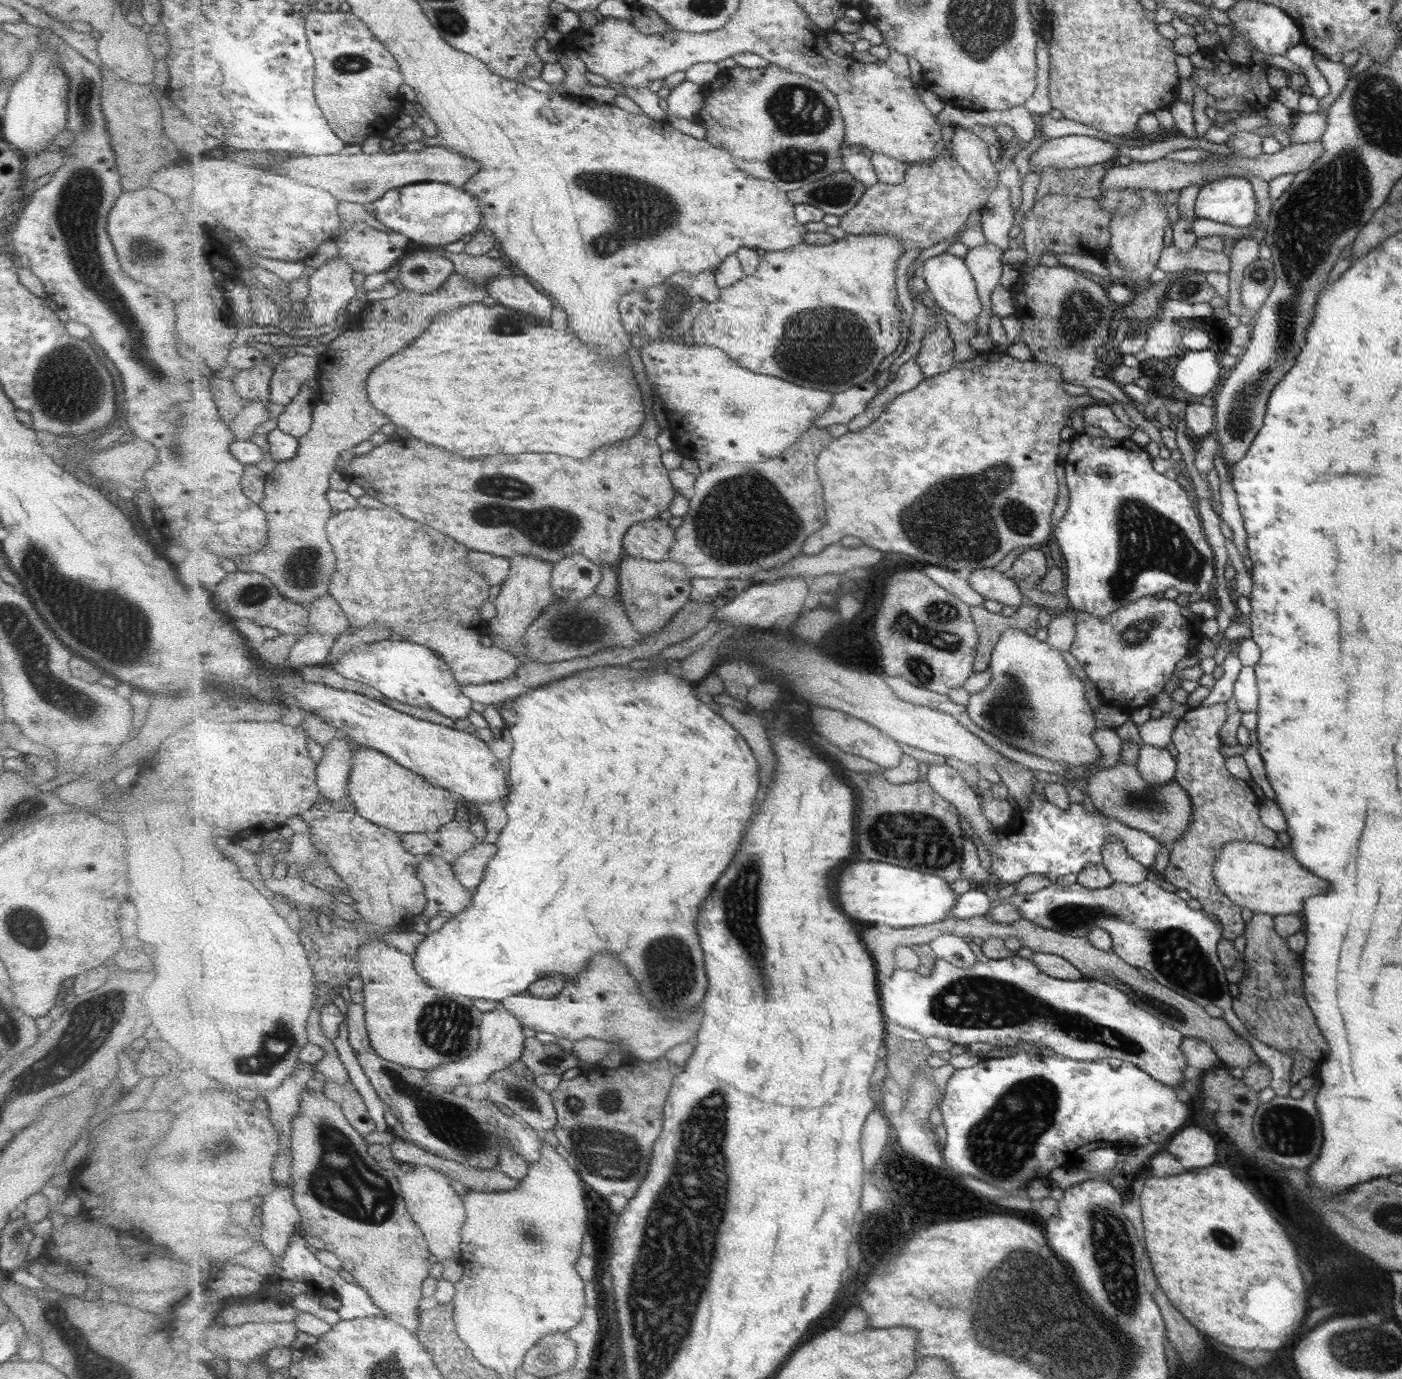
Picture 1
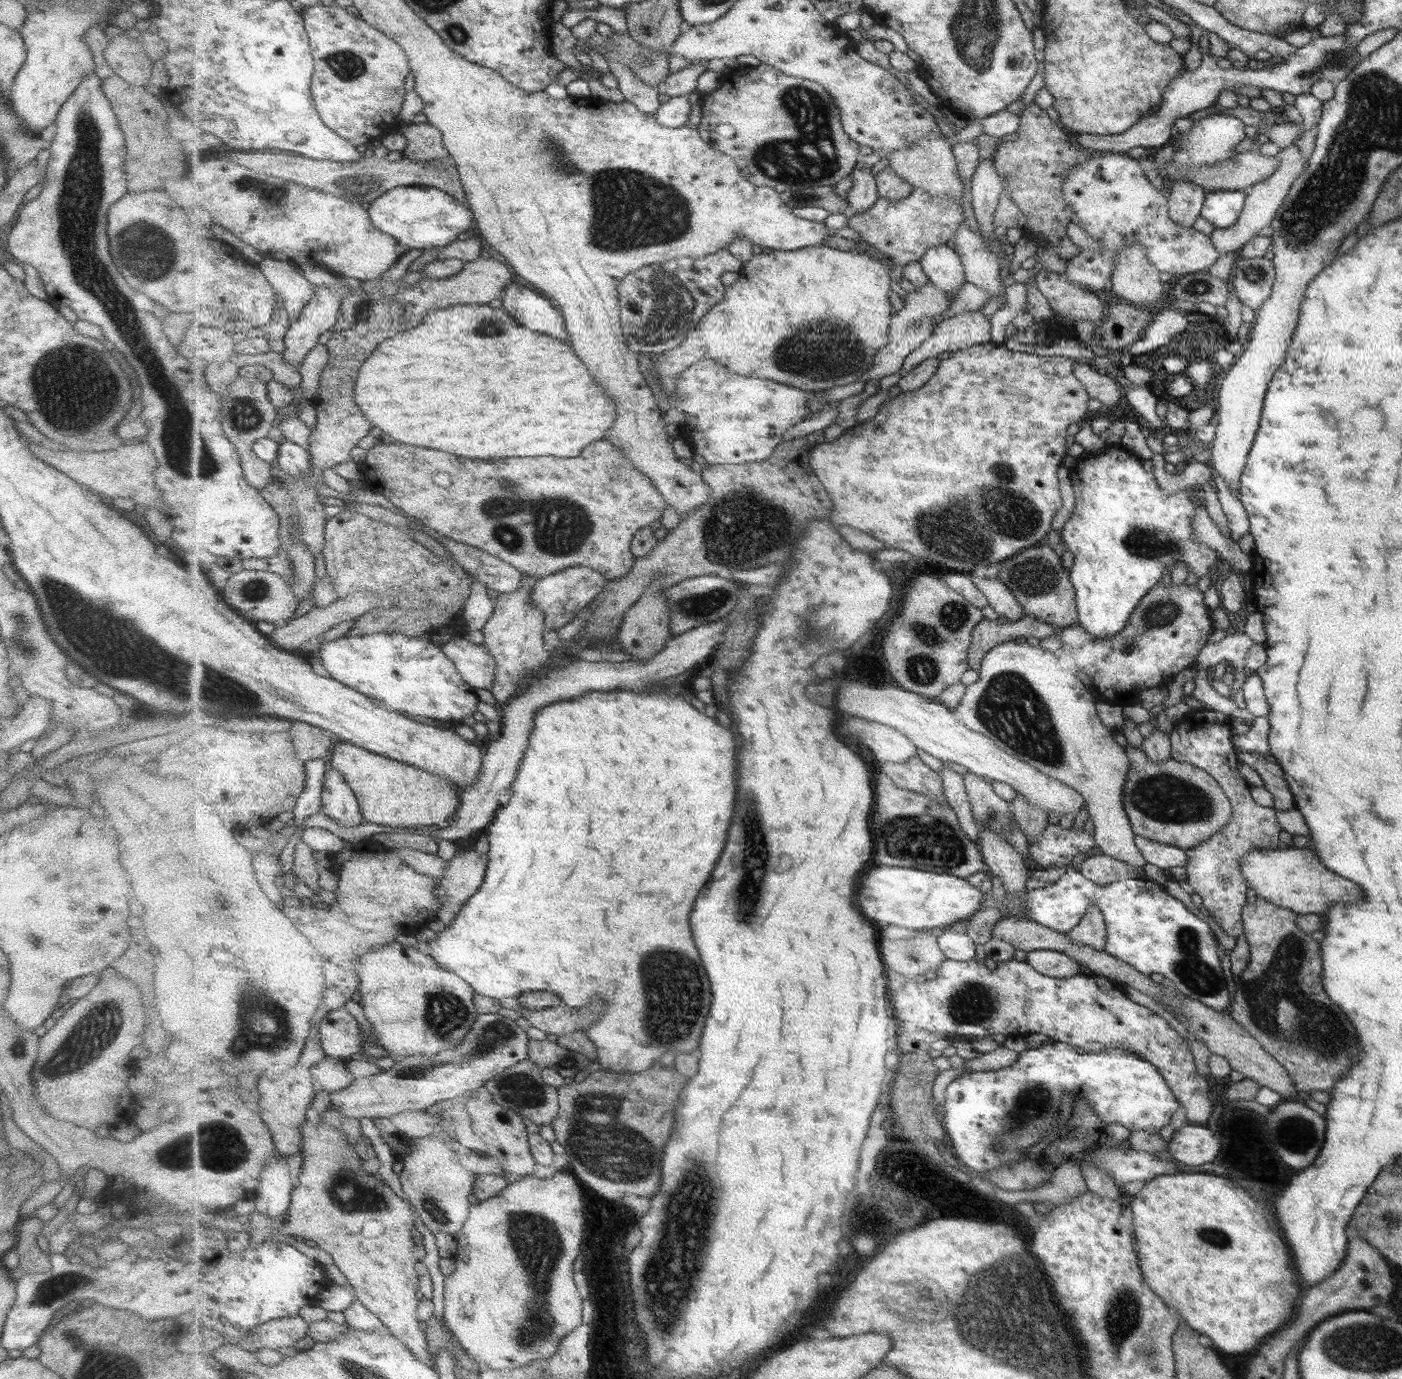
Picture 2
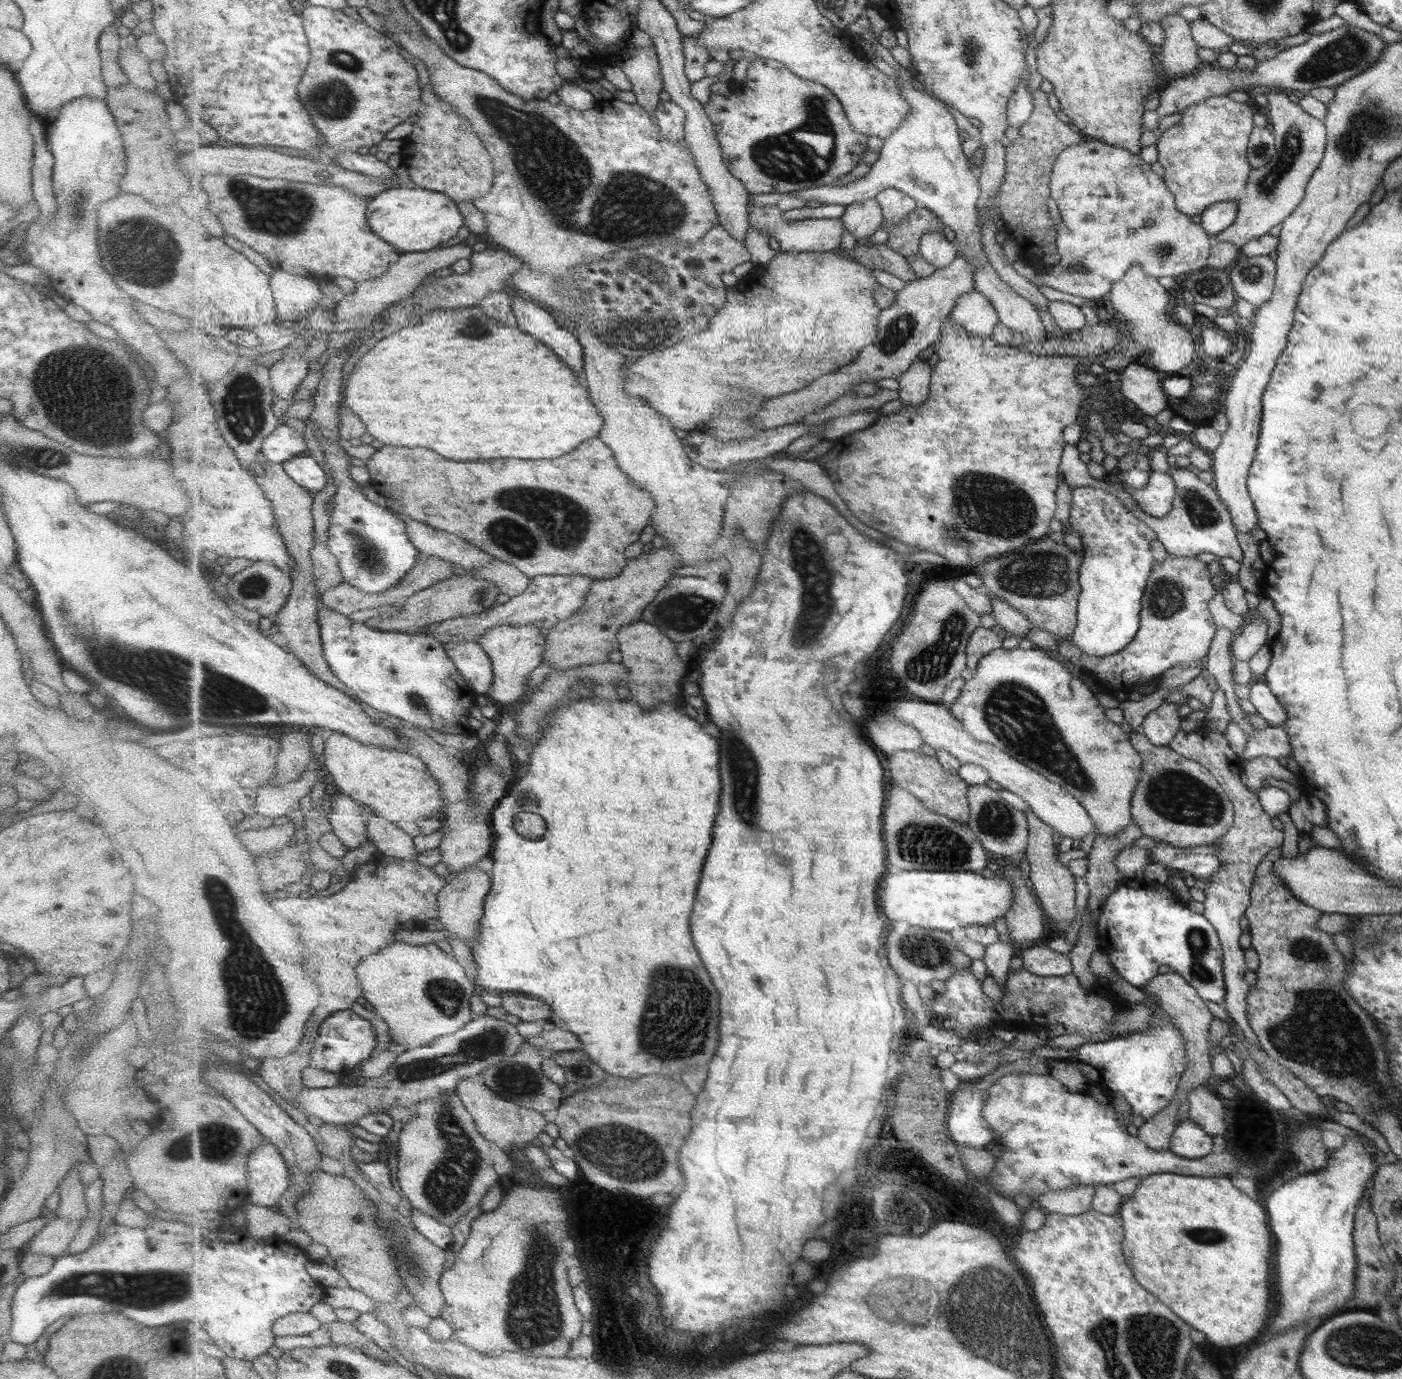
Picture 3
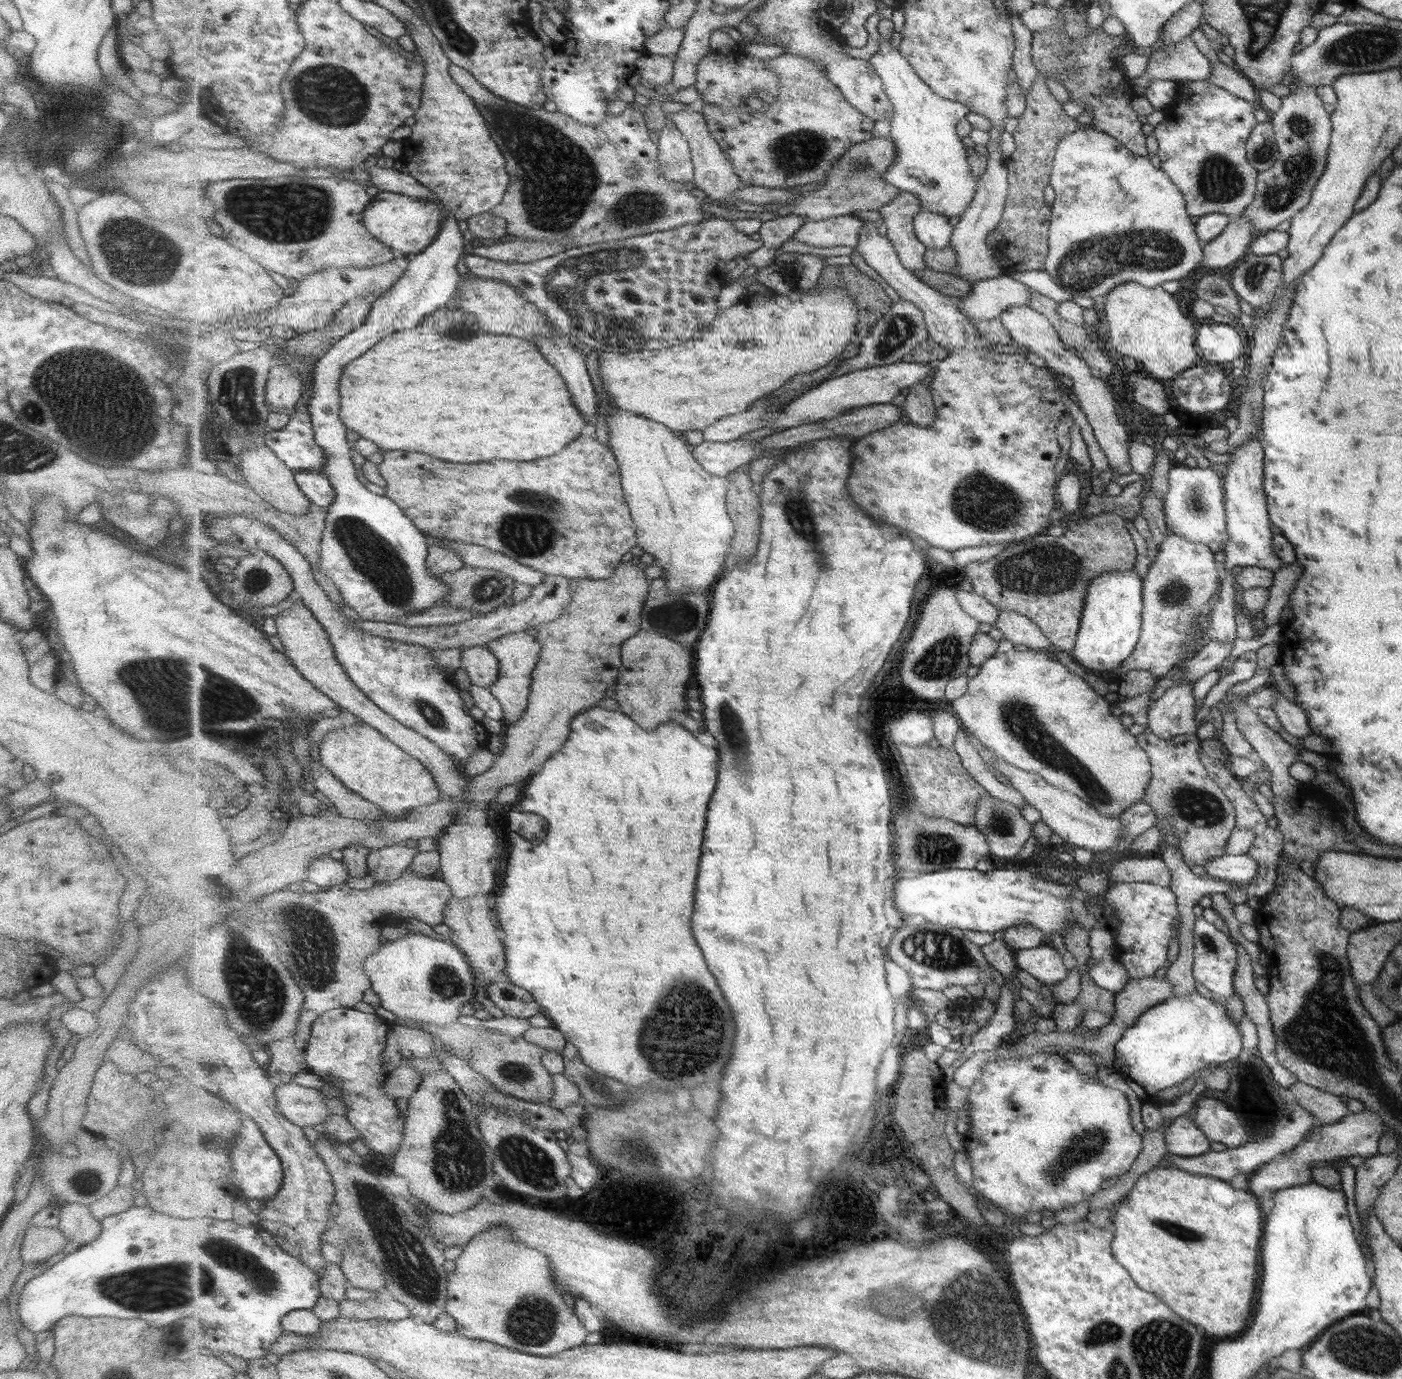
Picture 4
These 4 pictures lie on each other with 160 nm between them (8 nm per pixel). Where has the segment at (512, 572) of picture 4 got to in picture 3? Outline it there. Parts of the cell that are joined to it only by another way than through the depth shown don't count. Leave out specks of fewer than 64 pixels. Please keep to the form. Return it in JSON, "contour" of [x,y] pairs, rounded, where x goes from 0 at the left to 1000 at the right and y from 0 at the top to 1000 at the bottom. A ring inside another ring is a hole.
{"contour":[[[277,368],[283,376],[289,378],[290,385],[292,392],[297,399],[305,403],[313,404],[326,408],[332,414],[340,411],[350,410],[353,406],[352,403],[343,399],[335,392],[327,390],[325,387],[311,384],[302,379],[296,377]]]}

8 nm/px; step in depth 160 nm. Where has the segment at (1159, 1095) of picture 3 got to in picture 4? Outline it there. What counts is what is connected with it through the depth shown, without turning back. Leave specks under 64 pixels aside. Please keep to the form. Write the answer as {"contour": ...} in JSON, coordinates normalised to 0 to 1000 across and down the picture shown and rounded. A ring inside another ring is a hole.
{"contour":[[[852,718],[850,721],[845,721],[845,722],[840,722],[840,724],[835,722],[832,725],[817,732],[817,734],[815,734],[810,738],[810,742],[807,745],[803,745],[801,748],[801,750],[795,756],[795,772],[796,767],[796,769],[799,770],[799,773],[800,773],[797,777],[800,782],[801,782],[801,783],[802,783],[805,786],[805,789],[810,792],[810,794],[811,794],[811,796],[814,801],[822,799],[823,797],[825,796],[825,794],[829,792],[829,790],[837,789],[837,788],[843,786],[845,783],[847,783],[847,782],[850,780],[850,778],[857,776],[857,774],[859,774],[859,773],[862,773],[862,772],[871,772],[872,770],[876,770],[877,769],[879,769],[879,767],[882,766],[884,761],[885,761],[885,751],[884,751],[881,743],[879,743],[879,742],[878,742],[878,740],[875,738],[874,726],[872,726],[872,724],[869,724],[867,722],[865,722],[865,724],[866,727],[862,726],[862,724],[857,723],[853,718]]]}

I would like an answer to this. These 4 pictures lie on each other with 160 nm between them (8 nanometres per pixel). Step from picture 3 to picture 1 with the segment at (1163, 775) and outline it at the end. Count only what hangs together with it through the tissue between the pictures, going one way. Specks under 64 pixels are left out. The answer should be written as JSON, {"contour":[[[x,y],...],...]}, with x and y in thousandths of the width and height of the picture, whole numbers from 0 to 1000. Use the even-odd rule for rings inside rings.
{"contour":[[[797,553],[794,555],[782,558],[776,563],[764,564],[759,567],[770,573],[775,573],[780,586],[787,592],[794,593],[801,599],[814,602],[827,611],[835,613],[847,603],[849,592],[849,579],[846,574],[836,566],[834,569],[820,570],[808,554]]]}

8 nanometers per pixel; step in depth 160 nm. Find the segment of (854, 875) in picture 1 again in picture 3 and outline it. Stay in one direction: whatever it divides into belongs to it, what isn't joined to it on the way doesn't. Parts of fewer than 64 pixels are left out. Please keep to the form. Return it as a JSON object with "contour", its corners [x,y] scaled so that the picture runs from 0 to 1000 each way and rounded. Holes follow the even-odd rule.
{"contour":[[[646,631],[631,635],[627,654],[634,667],[646,667],[651,672],[677,677],[687,676],[693,671],[705,671],[718,662],[722,653],[721,642],[710,635],[708,638],[693,631],[685,632]]]}

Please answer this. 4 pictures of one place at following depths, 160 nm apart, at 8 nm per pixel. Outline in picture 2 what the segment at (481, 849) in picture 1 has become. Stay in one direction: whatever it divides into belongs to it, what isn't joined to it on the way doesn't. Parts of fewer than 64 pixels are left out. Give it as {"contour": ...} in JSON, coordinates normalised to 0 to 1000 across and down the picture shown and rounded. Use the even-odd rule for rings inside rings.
{"contour":[[[339,616],[325,621],[320,627],[315,640],[319,648],[318,657],[325,661],[342,646],[346,639],[347,631],[350,625],[348,619],[342,619]]]}

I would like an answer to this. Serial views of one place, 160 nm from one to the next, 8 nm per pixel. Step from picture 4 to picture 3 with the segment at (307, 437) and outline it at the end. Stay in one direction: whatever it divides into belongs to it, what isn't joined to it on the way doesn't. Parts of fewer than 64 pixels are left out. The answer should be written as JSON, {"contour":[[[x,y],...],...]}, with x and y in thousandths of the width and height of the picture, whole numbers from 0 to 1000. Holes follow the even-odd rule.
{"contour":[[[200,308],[188,319],[186,330],[188,334],[202,336],[215,328],[220,328],[216,315]]]}

